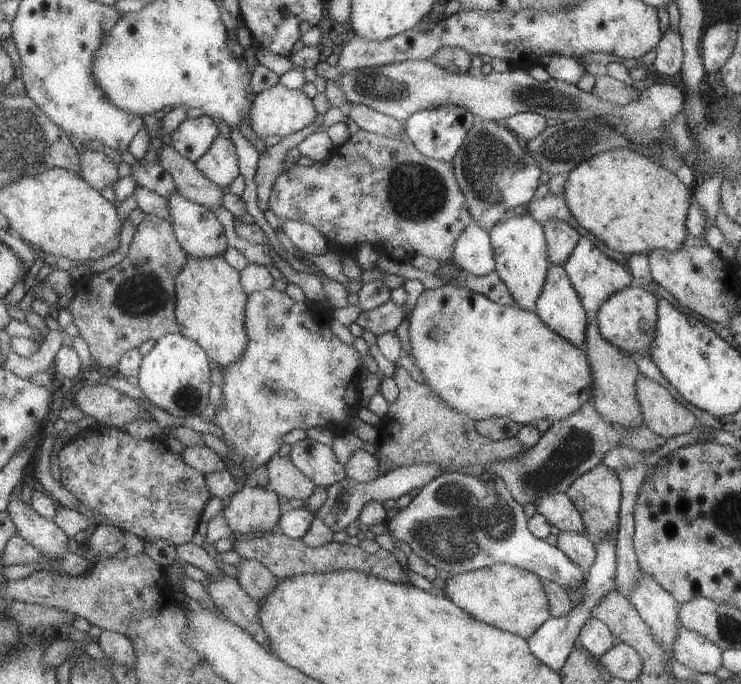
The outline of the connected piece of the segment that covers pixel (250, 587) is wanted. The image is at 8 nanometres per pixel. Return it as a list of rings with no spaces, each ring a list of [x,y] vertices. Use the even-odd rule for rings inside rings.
[[[242,558],[236,569],[241,586],[257,601],[267,600],[279,586],[279,578],[257,560]]]

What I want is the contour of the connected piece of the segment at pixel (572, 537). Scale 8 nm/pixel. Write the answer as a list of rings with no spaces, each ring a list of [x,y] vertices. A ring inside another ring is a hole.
[[[559,531],[556,547],[573,562],[577,564],[585,574],[589,572],[593,560],[595,560],[595,548],[584,534],[571,531]]]

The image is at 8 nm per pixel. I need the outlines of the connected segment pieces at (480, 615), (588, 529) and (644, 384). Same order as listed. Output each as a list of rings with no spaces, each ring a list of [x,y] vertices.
[[[492,564],[474,571],[450,575],[445,579],[445,596],[487,626],[493,626],[526,639],[549,618],[549,604],[539,576],[510,564]]]
[[[602,462],[579,476],[577,480],[573,480],[573,484],[567,488],[565,494],[567,494],[571,504],[575,506],[575,510],[581,516],[581,522],[585,526],[585,535],[593,534],[598,540],[605,540],[607,536],[613,536],[618,530],[618,514],[621,502],[620,490],[617,474],[613,469],[603,465]]]
[[[640,372],[635,378],[635,398],[641,408],[642,426],[664,439],[702,427],[697,418],[663,386]]]

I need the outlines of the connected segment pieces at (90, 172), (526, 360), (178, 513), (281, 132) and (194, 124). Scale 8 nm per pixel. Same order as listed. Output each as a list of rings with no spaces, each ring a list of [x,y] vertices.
[[[81,151],[81,170],[79,174],[93,185],[93,188],[109,193],[110,187],[121,178],[119,168],[107,154],[99,151]]]
[[[447,285],[420,292],[407,322],[408,356],[422,375],[423,384],[441,398],[445,406],[475,421],[505,417],[520,426],[534,425],[541,419],[551,423],[573,414],[585,400],[591,400],[593,382],[585,349],[557,336],[534,312],[525,312],[515,305],[495,304],[482,294]]]
[[[98,425],[91,426],[90,428],[83,429],[77,435],[73,436],[60,450],[57,455],[60,459],[60,469],[61,469],[61,479],[60,482],[77,498],[79,499],[87,508],[93,510],[93,512],[98,513],[103,517],[103,520],[108,520],[110,524],[118,526],[121,530],[125,532],[131,532],[131,534],[136,534],[139,538],[144,541],[154,541],[159,539],[165,539],[173,544],[179,545],[187,544],[193,540],[195,532],[198,532],[199,524],[201,523],[201,516],[203,516],[203,510],[205,506],[209,504],[211,500],[211,490],[209,490],[209,485],[207,484],[206,475],[199,472],[196,468],[189,466],[182,455],[174,454],[169,450],[167,445],[165,445],[164,440],[139,440],[135,438],[132,434],[119,428],[109,428],[101,427]]]
[[[281,83],[273,85],[270,89],[261,91],[251,108],[251,116],[249,121],[251,128],[257,132],[259,138],[267,138],[269,136],[288,137],[305,127],[315,123],[319,118],[319,112],[313,104],[313,100],[307,96],[307,92],[303,90],[290,89]]]
[[[212,116],[188,118],[171,135],[172,147],[197,164],[209,152],[219,134],[219,126]]]

